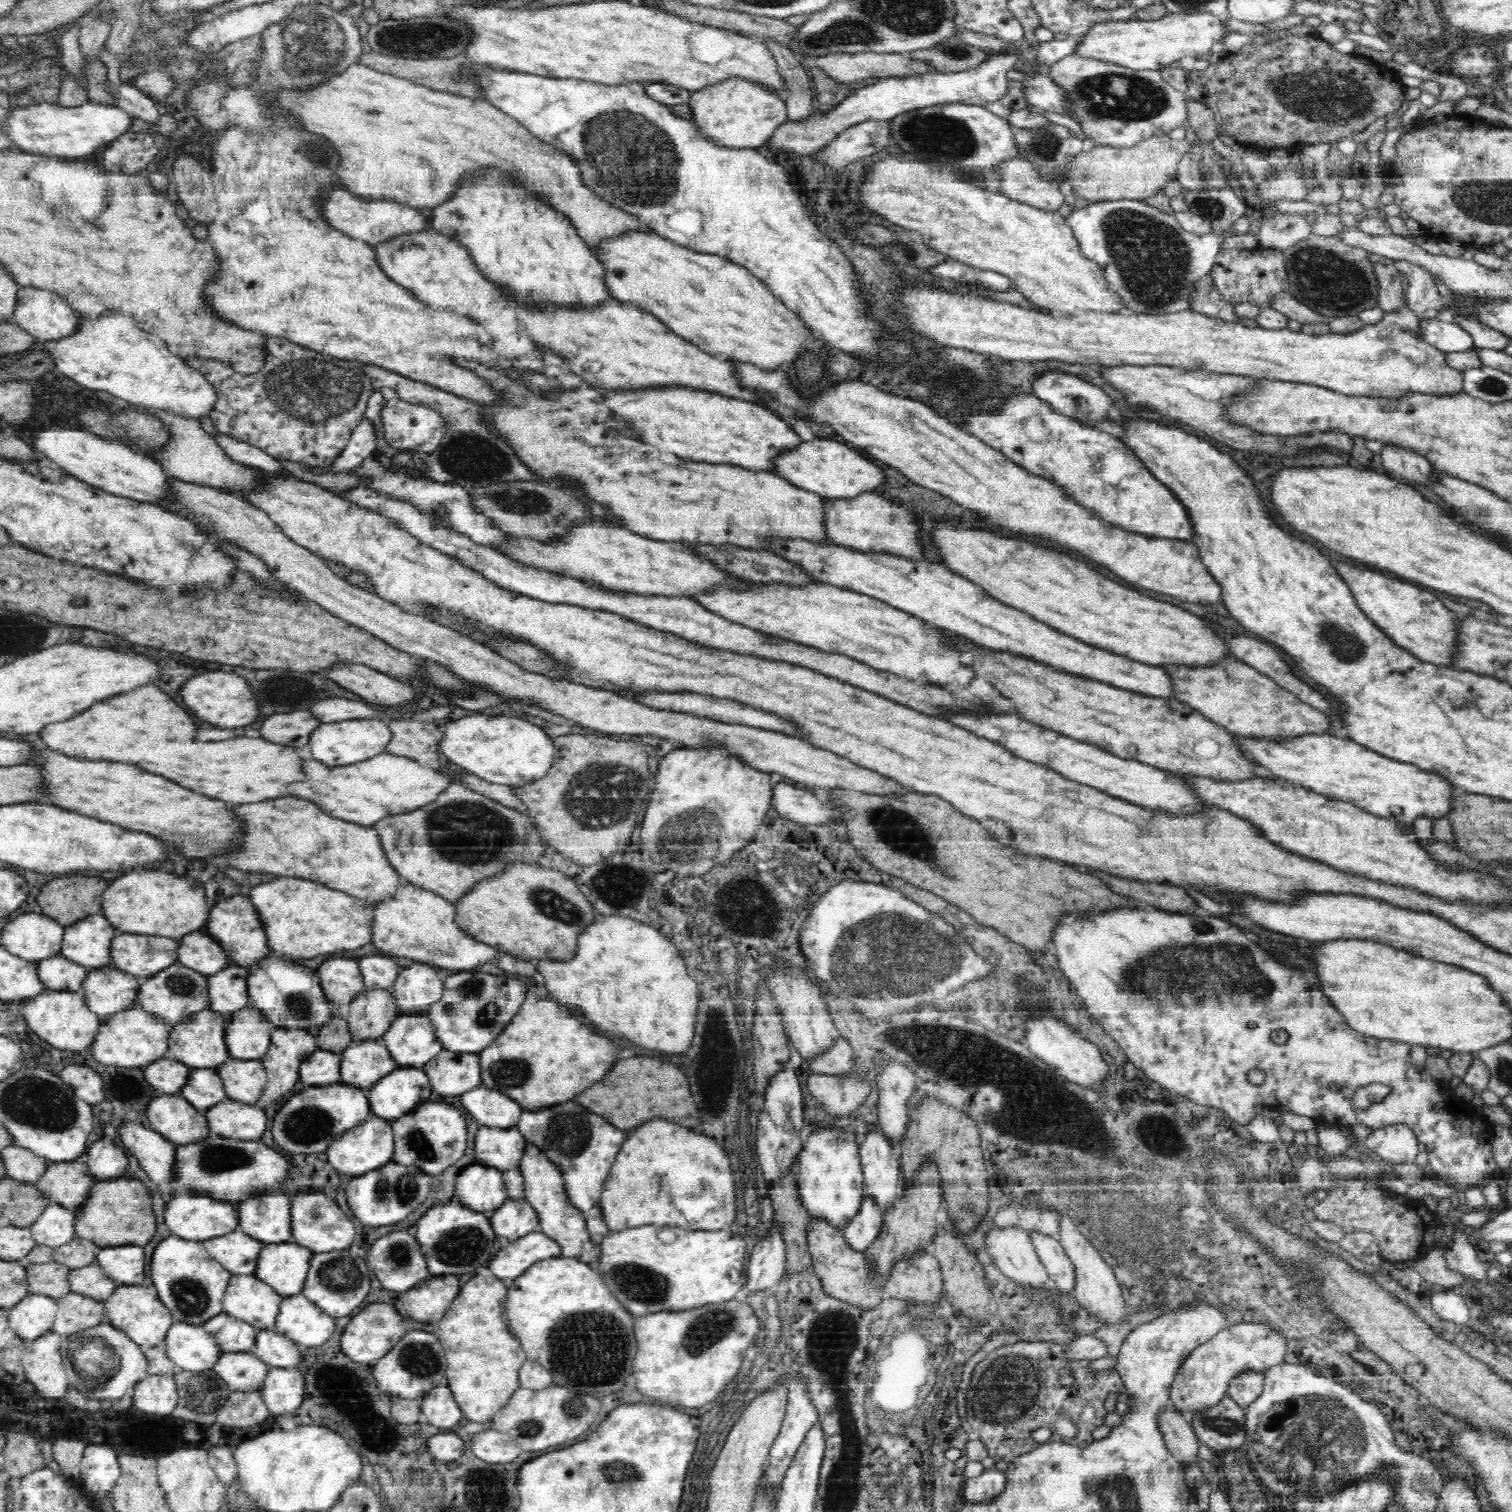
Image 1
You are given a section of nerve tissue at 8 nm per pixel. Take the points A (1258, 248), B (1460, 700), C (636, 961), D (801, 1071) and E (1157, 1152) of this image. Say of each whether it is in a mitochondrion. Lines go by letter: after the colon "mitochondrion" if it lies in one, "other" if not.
A: other
B: mitochondrion
C: other
D: other
E: mitochondrion

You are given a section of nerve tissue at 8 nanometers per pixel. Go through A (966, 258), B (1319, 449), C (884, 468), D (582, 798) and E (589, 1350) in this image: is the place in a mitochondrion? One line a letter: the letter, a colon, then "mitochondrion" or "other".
A: other
B: other
C: other
D: mitochondrion
E: mitochondrion

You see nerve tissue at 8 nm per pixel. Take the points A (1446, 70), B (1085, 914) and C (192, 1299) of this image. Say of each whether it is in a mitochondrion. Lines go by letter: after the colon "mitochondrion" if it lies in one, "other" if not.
A: other
B: other
C: mitochondrion

